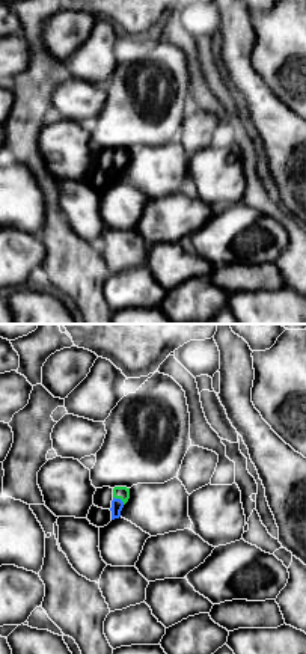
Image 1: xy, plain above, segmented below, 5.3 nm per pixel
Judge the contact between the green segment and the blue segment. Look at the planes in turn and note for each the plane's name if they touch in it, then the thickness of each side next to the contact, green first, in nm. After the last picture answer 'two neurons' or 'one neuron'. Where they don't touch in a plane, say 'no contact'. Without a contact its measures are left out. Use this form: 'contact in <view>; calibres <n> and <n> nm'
contact in xy; calibres 70 and 60 nm

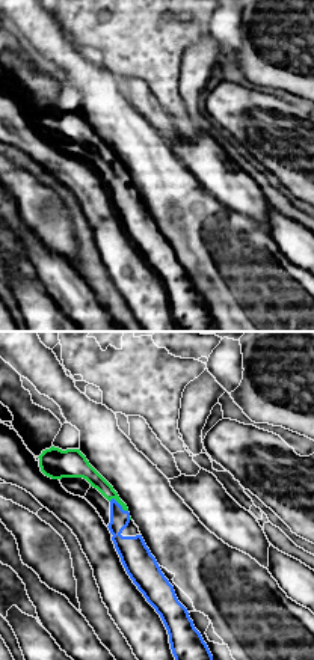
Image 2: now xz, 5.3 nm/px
contact in xz; calibres 90 and 130 nm

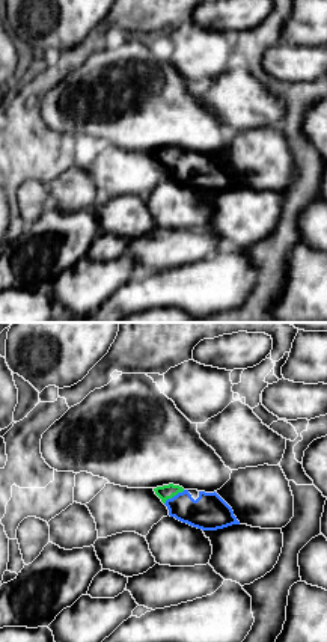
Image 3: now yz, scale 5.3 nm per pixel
contact in yz; calibres 80 and 190 nm

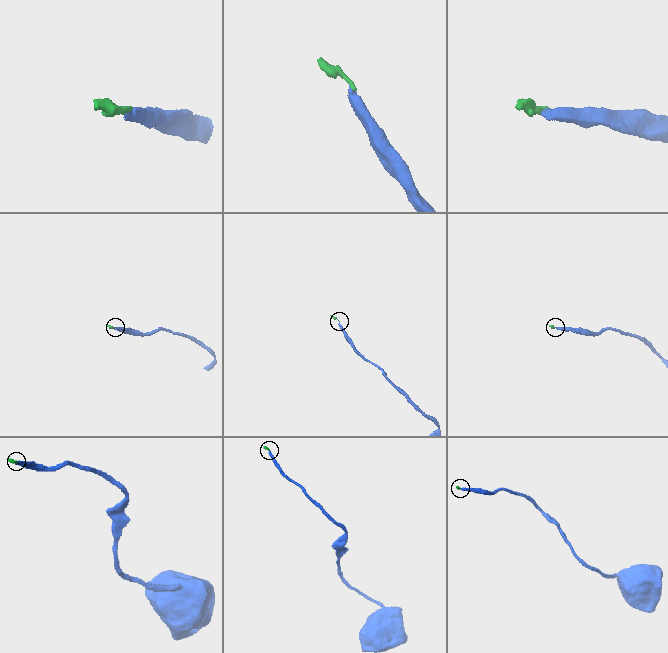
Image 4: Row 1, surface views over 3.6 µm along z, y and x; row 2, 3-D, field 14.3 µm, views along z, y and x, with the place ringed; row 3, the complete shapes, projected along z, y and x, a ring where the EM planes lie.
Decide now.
one neuron

